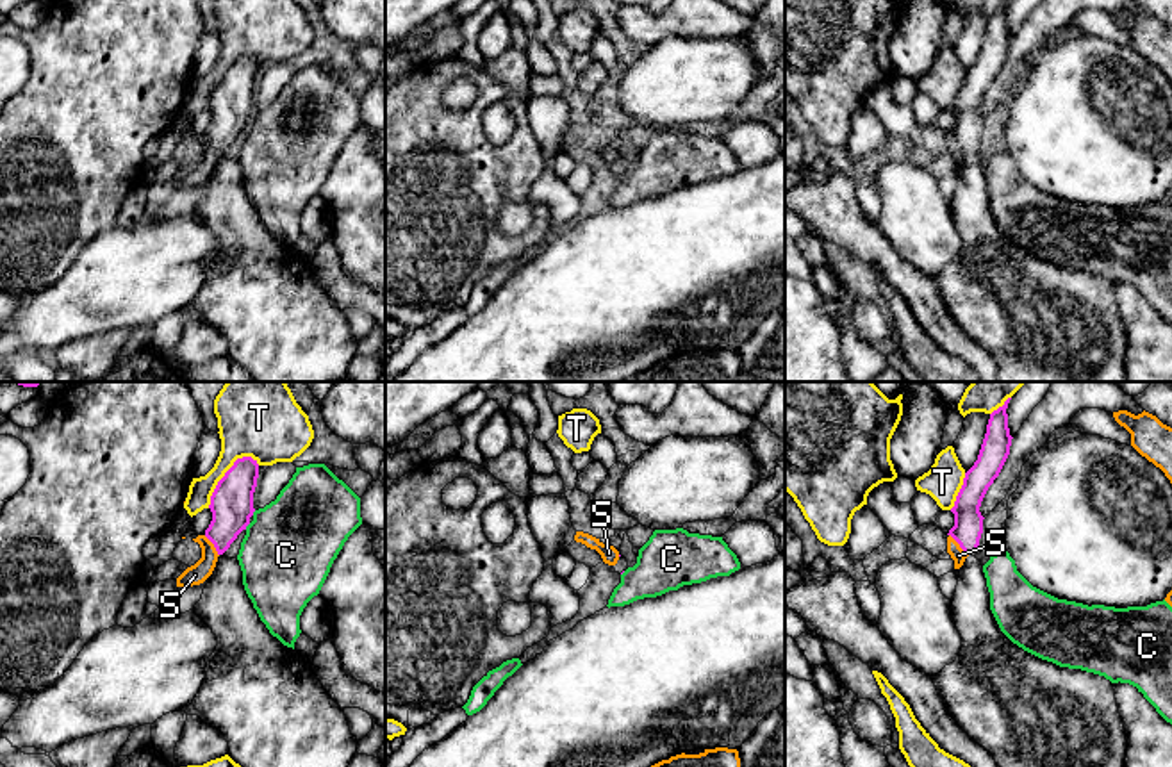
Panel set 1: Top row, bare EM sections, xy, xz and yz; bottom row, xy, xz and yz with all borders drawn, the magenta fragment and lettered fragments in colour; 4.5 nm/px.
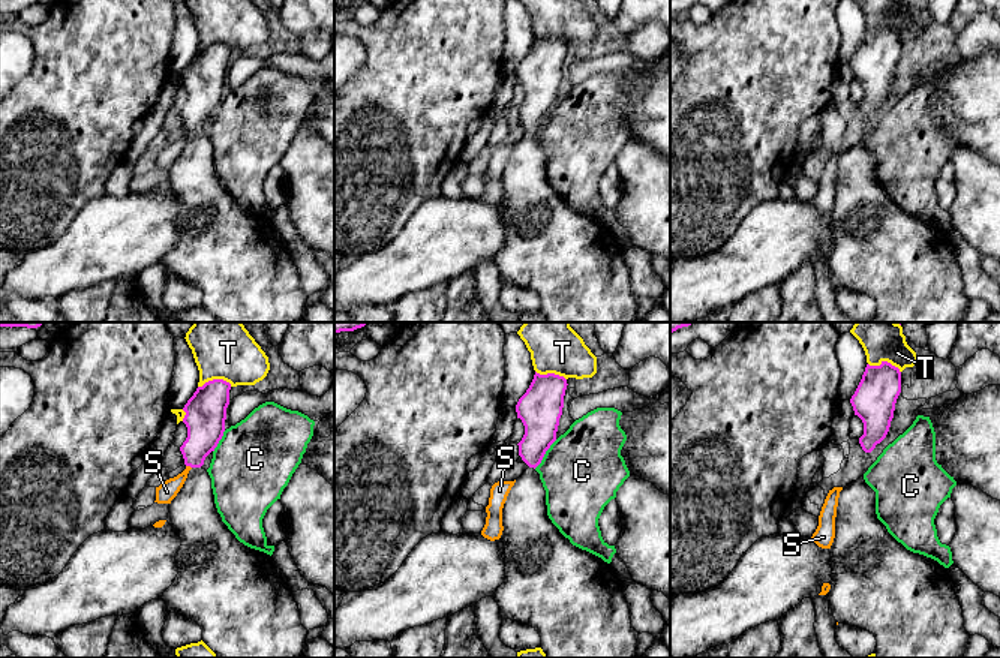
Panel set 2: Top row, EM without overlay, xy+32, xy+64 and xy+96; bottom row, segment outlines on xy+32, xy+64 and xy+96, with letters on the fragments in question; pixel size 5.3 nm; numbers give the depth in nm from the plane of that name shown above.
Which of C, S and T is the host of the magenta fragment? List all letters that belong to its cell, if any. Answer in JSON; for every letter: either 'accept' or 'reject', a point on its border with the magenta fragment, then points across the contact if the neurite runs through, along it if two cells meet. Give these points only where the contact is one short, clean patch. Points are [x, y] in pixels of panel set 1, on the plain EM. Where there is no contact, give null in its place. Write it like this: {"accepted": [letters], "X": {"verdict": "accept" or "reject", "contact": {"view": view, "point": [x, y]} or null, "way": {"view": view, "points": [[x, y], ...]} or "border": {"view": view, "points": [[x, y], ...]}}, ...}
{"accepted": [], "C": {"verdict": "reject", "contact": {"view": "xy", "point": [247, 125]}, "border": {"view": "xy", "points": [[250, 123], [245, 129]]}}, "S": {"verdict": "reject", "contact": {"view": "yz", "point": [958, 143]}}, "T": {"verdict": "reject", "contact": {"view": "xy", "point": [225, 74]}}}

